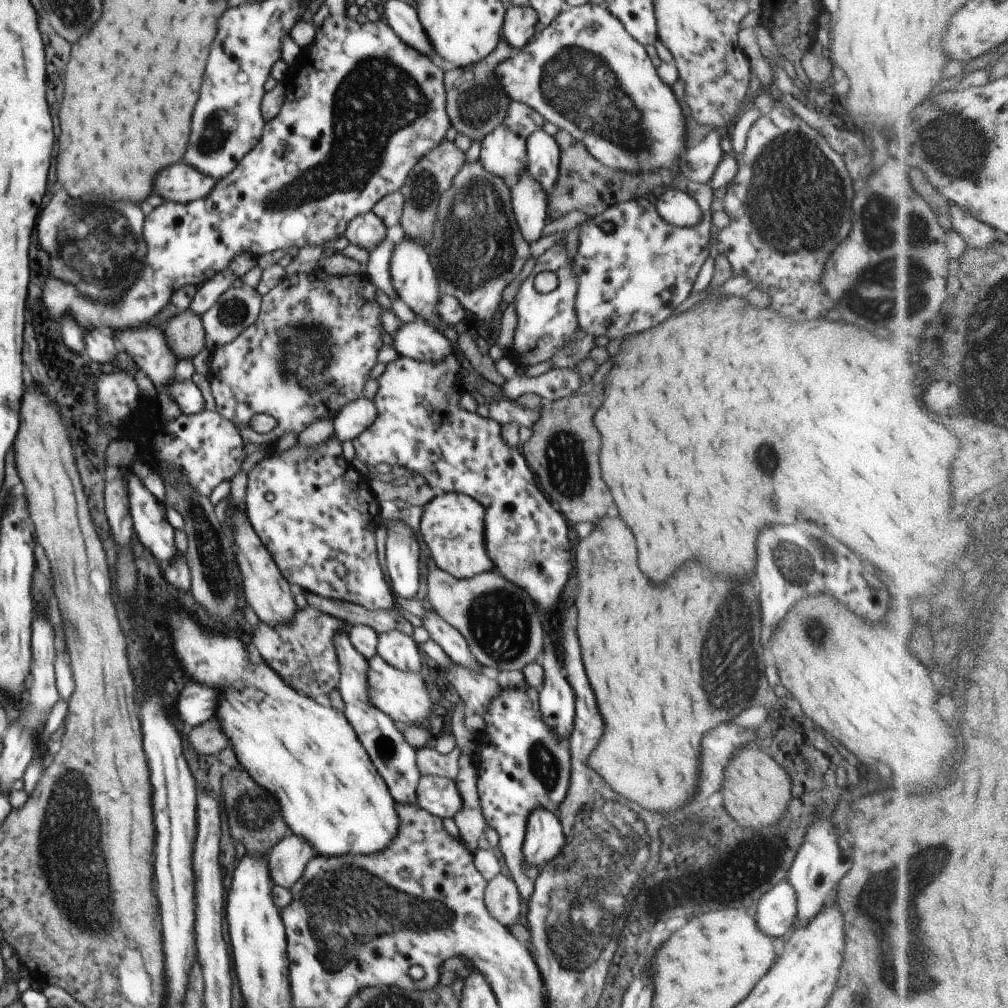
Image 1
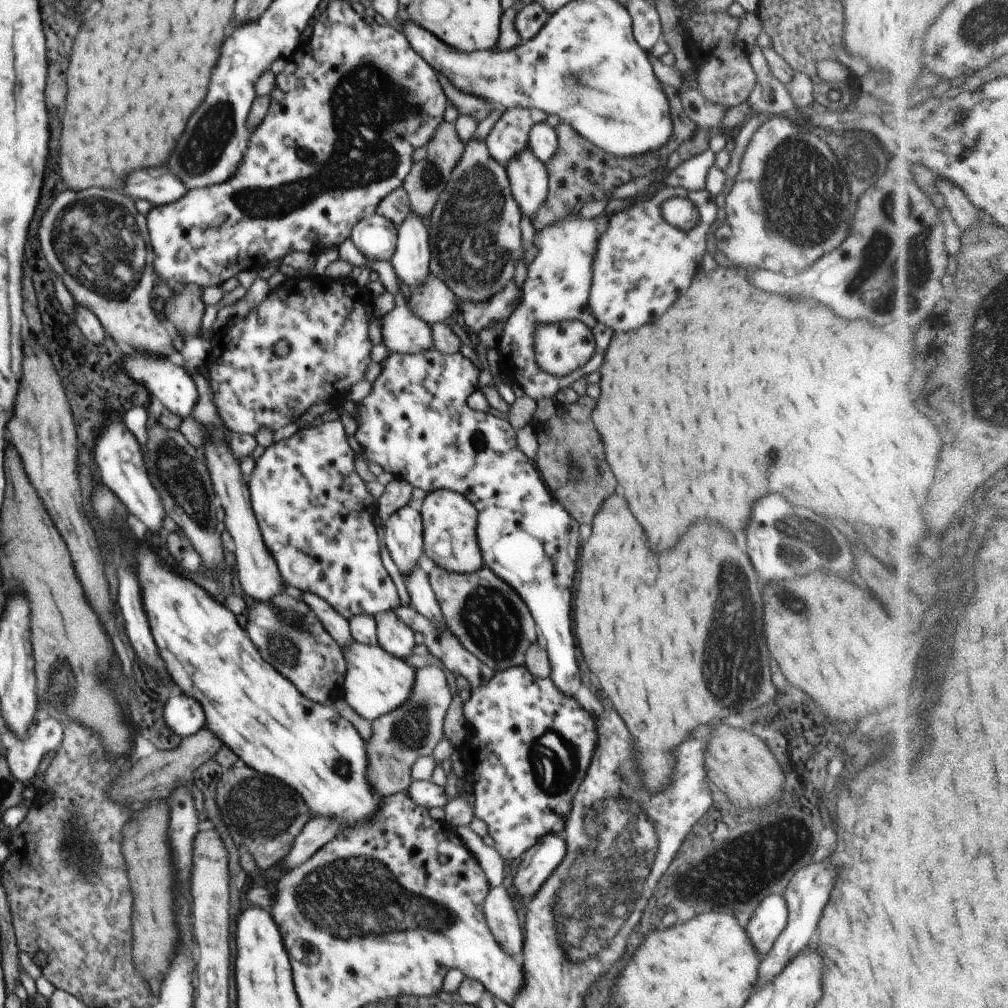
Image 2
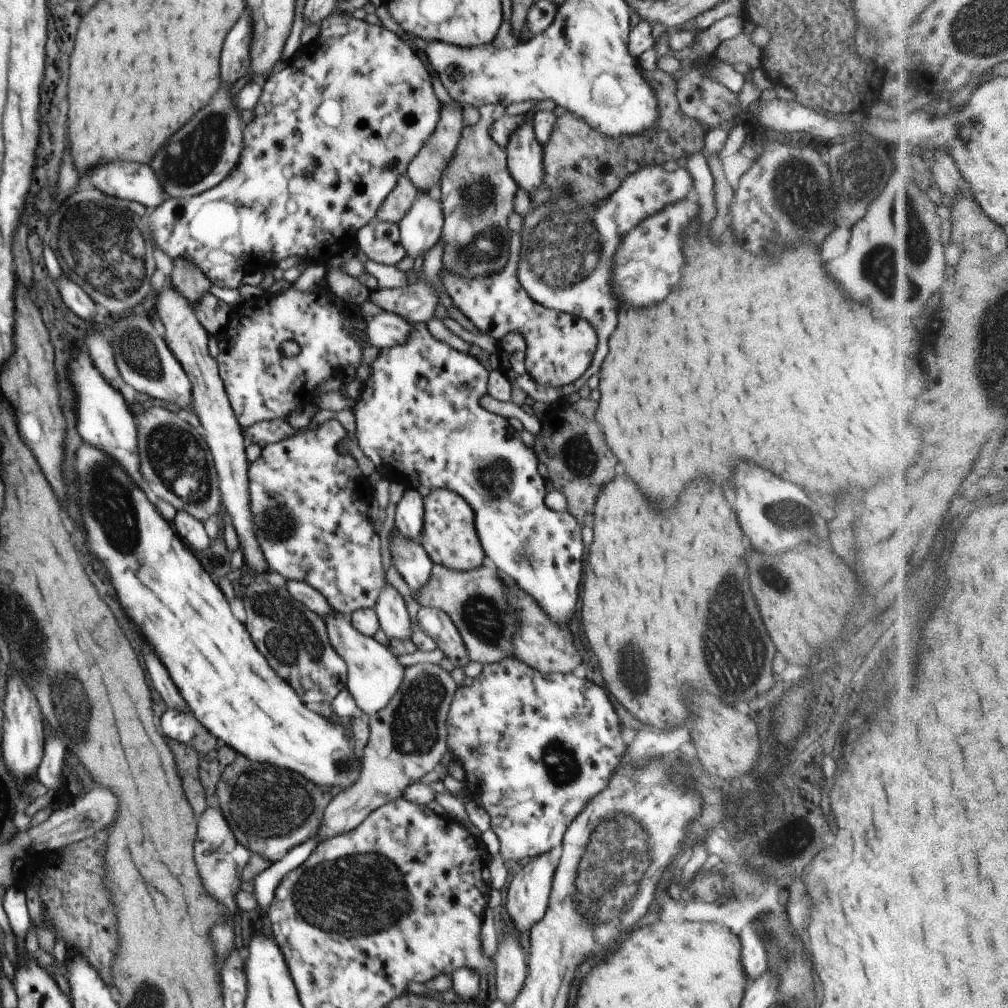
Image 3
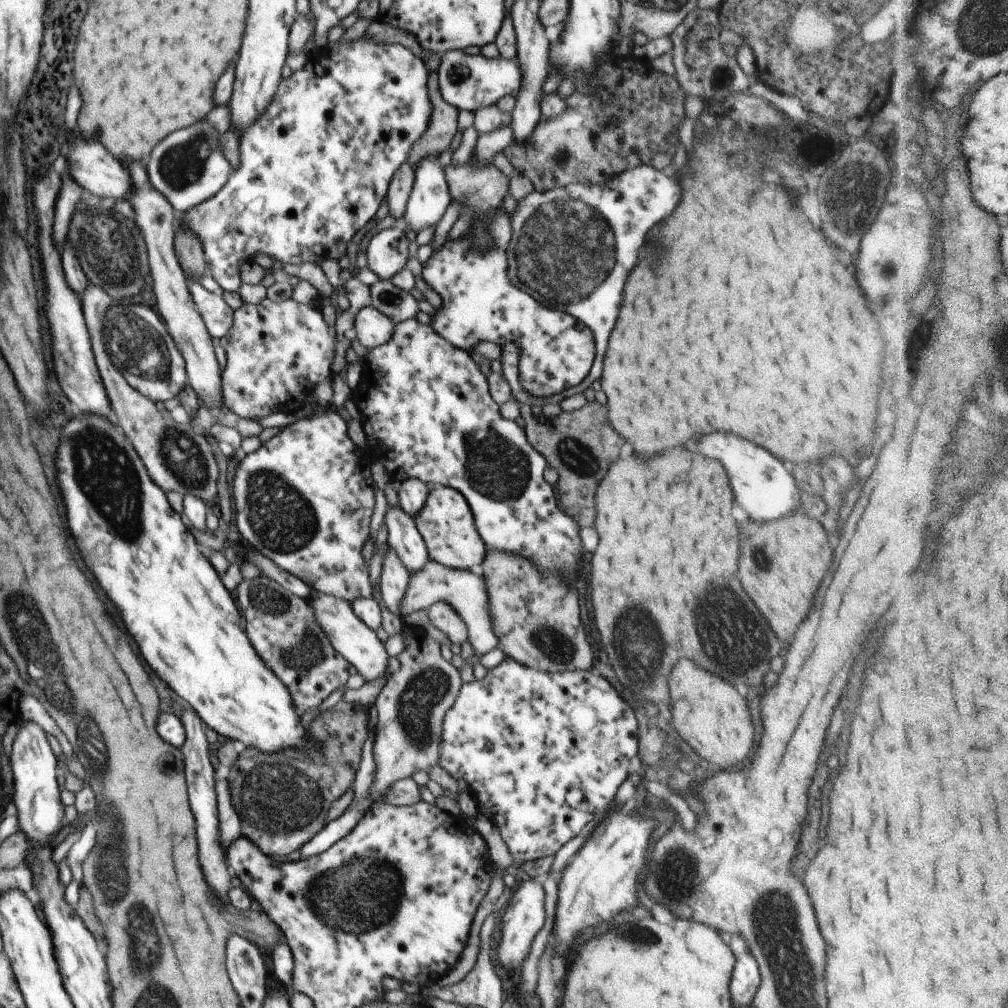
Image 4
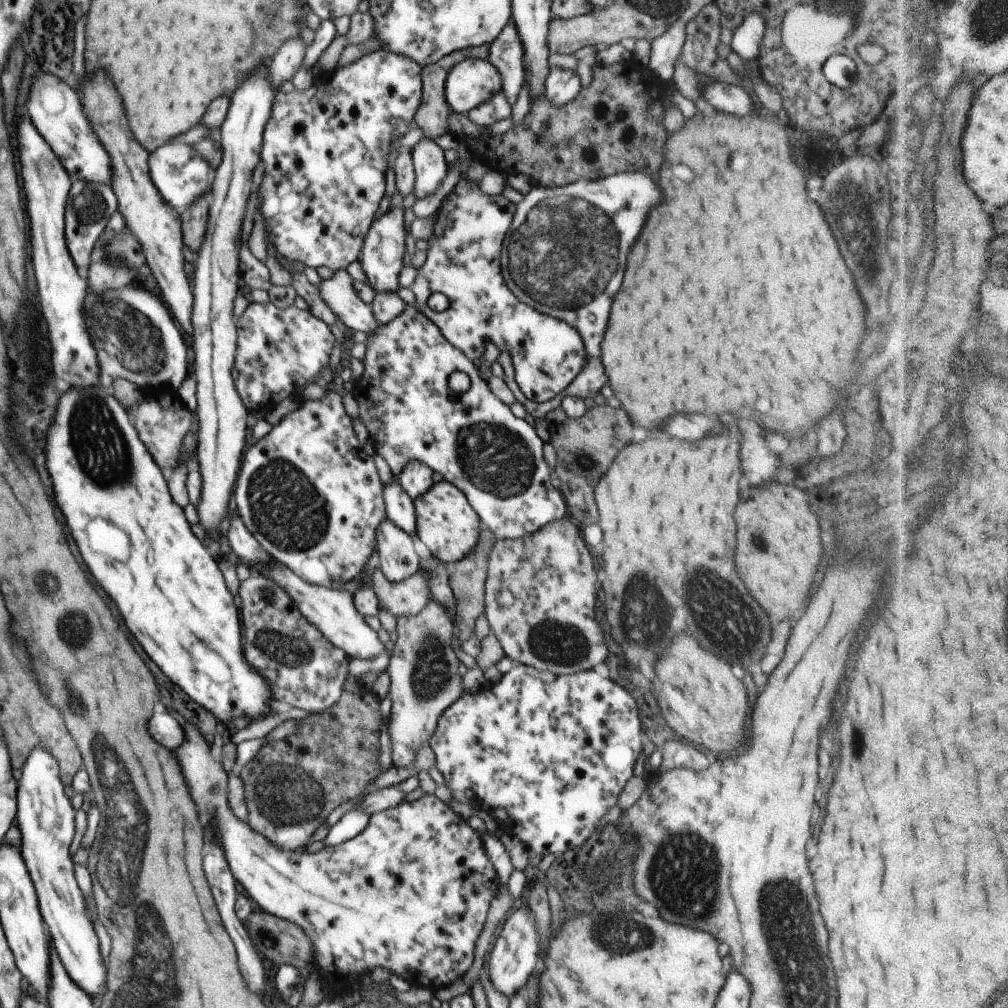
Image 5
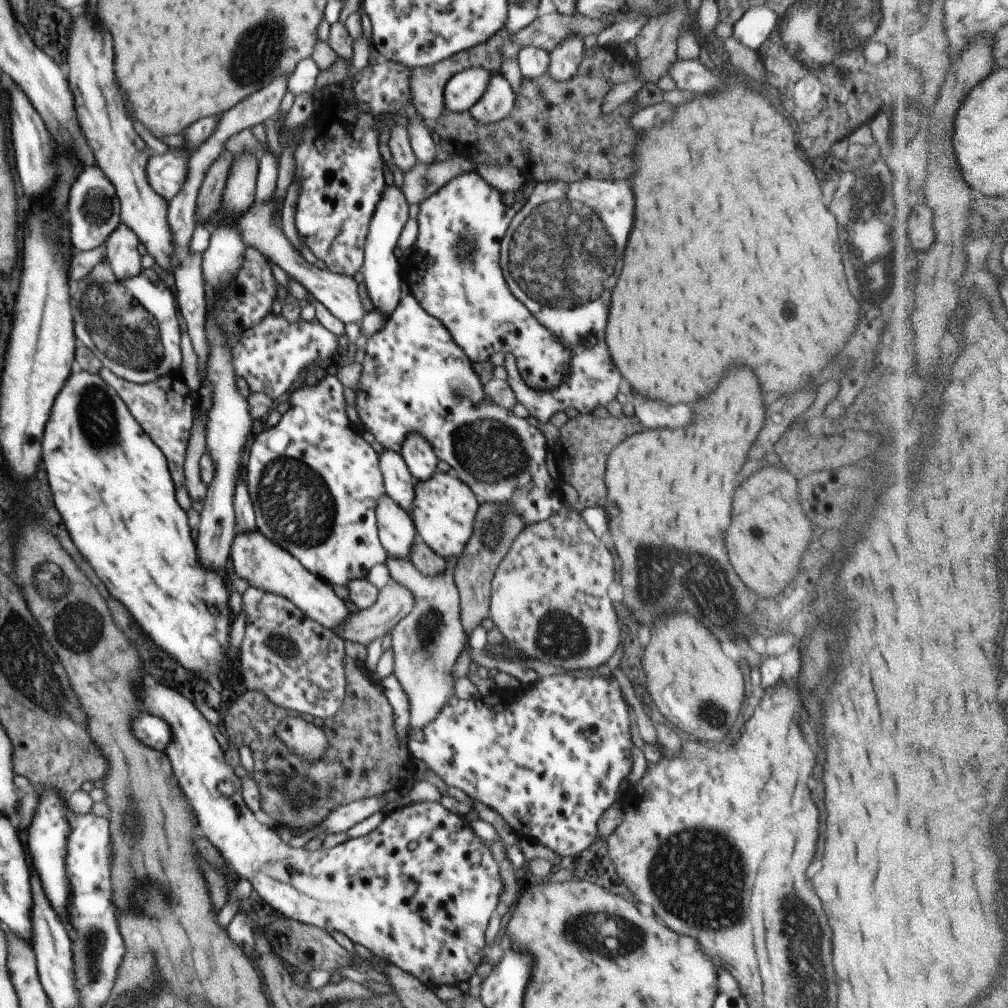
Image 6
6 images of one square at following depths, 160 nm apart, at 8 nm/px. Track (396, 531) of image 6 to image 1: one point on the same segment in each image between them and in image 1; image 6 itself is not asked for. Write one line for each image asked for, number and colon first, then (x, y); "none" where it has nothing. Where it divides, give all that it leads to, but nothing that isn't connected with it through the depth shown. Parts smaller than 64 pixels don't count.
1: (397, 648)
2: (393, 634)
3: (390, 608)
4: (394, 577)
5: (398, 558)

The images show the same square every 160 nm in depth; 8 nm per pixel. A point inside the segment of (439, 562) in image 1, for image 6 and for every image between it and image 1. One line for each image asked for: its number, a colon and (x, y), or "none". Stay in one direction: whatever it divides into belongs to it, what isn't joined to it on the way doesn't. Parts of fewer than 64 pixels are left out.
2: (449, 519)
3: (449, 536)
4: (446, 523)
5: (447, 524)
6: (444, 510)

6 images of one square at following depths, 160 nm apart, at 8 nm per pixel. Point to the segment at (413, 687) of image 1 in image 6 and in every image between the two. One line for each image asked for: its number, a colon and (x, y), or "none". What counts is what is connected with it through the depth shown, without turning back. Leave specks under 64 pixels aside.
2: (376, 682)
3: (374, 674)
4: (354, 640)
5: (333, 611)
6: (264, 564)

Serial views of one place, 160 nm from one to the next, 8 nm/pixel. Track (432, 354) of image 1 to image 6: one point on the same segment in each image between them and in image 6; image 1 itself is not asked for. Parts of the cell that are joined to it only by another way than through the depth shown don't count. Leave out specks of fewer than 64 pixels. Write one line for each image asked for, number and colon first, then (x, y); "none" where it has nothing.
2: (402, 331)
3: (385, 330)
4: (372, 328)
5: (337, 292)
6: (260, 226)

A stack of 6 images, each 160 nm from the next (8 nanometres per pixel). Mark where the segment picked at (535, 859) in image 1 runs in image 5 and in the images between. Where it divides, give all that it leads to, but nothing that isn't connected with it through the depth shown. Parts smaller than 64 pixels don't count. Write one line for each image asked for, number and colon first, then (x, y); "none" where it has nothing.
2: (535, 866)
3: (528, 894)
4: (524, 918)
5: (515, 957)

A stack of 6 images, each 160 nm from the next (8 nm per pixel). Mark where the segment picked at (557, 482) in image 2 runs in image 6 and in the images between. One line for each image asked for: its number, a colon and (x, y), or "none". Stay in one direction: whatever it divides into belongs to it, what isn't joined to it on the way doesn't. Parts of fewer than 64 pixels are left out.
3: (579, 462)
4: (581, 446)
5: (585, 447)
6: (586, 441)

